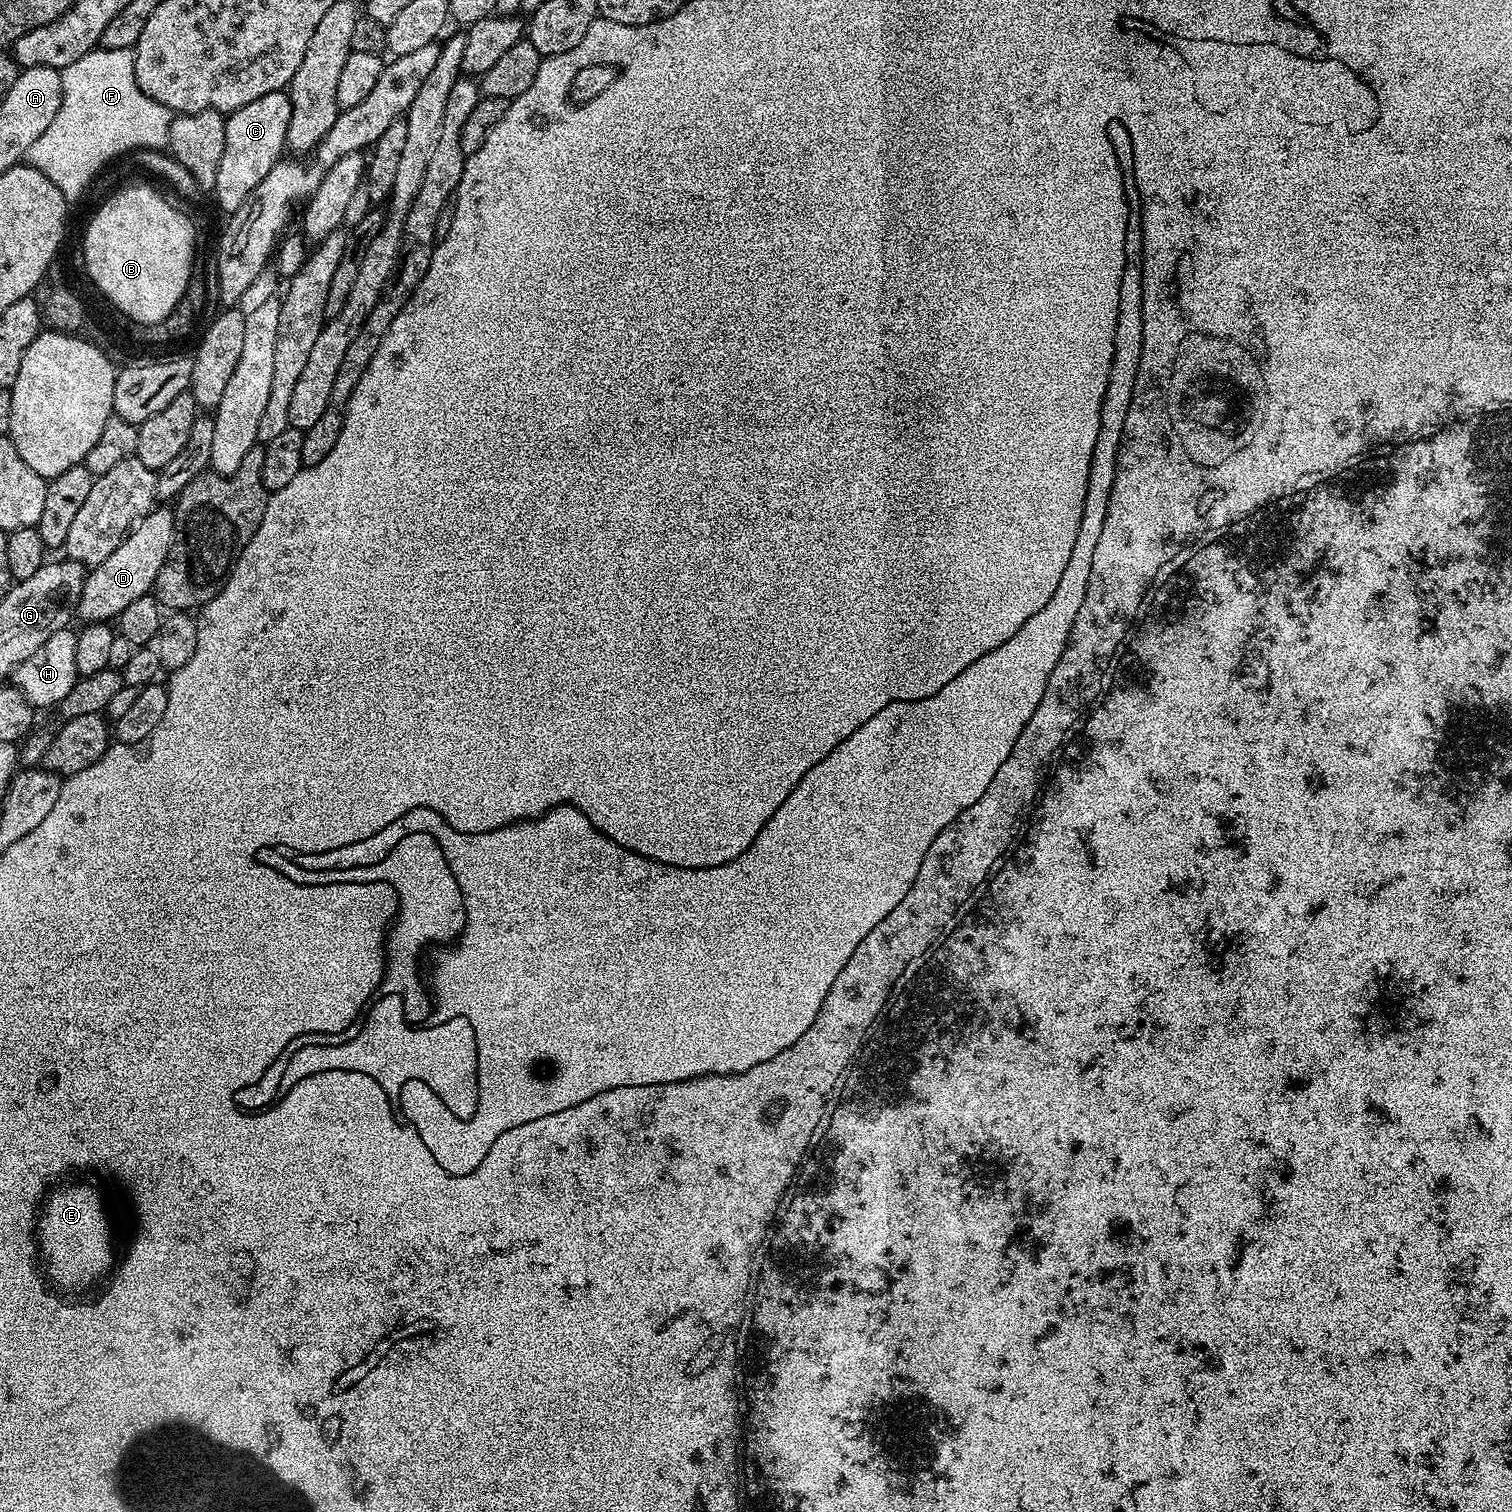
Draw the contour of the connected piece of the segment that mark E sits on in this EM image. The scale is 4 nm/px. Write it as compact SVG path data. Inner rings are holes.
M64 1182L59 1186L53 1187L43 1201L42 1211L39 1213L36 1226L38 1256L42 1261L43 1275L47 1277L61 1293L84 1294L87 1288L94 1287L100 1279L103 1281L105 1277L113 1271L112 1232L108 1229L108 1216L104 1213L104 1204L100 1201L99 1194L88 1184L68 1183L69 1182Z

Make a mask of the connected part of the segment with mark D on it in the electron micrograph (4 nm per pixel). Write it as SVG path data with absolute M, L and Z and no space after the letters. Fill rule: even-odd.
M157 506L147 512L120 543L118 550L85 575L76 616L89 624L112 622L120 617L126 606L130 606L130 602L149 595L156 587L158 570L162 570L166 562L166 554L170 554L175 533L176 514L171 507Z

